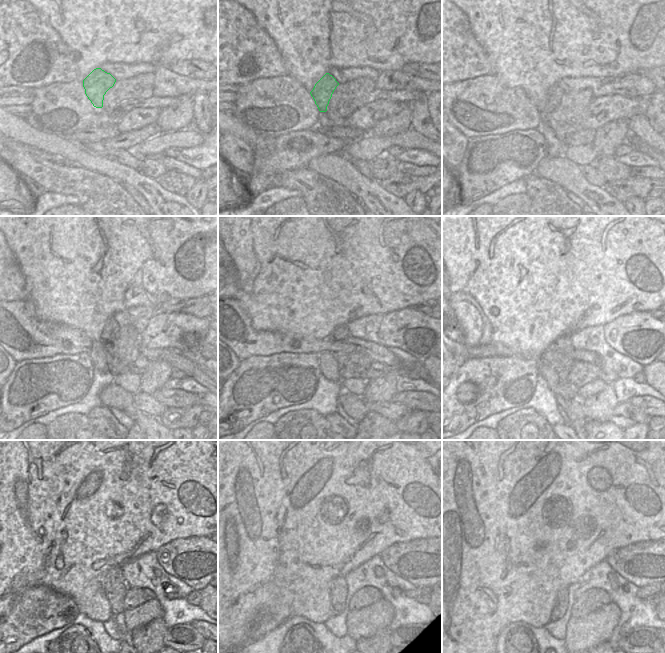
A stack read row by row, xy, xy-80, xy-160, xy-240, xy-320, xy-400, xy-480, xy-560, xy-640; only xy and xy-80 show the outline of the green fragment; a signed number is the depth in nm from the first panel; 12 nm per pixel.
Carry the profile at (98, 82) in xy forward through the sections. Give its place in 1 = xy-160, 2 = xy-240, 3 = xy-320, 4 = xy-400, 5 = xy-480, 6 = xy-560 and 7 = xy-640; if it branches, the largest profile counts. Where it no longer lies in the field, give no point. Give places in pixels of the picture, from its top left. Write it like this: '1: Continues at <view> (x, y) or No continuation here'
1: Continues at xy-160 (555, 93)
2: Continues at xy-240 (111, 328)
3: Continues at xy-320 (340, 332)
4: Continues at xy-400 (559, 355)
5: Continues at xy-480 (115, 588)
6: Continues at xy-560 (339, 589)
7: Continues at xy-640 (561, 601).

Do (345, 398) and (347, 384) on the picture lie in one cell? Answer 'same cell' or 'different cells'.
different cells

